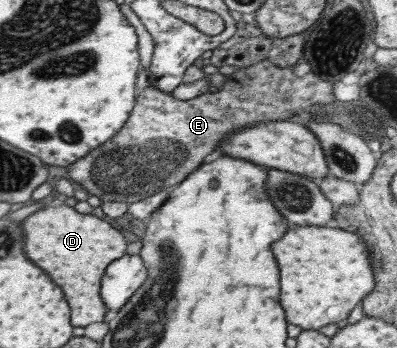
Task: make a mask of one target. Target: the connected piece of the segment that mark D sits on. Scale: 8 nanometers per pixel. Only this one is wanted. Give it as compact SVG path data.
M64 203L43 206L25 217L20 228L22 253L63 290L71 308L71 326L84 327L91 322L101 322L107 310L99 296L100 278L110 262L126 254L122 230L101 215L80 214Z

